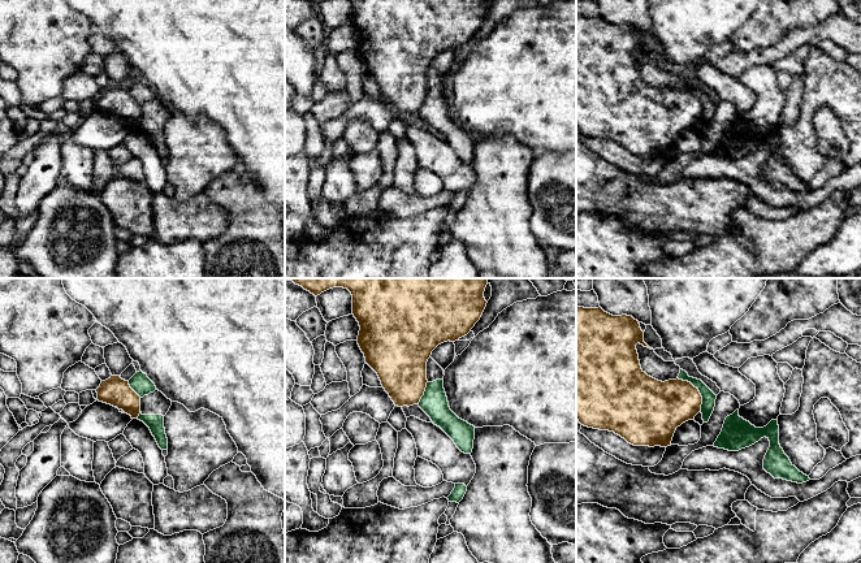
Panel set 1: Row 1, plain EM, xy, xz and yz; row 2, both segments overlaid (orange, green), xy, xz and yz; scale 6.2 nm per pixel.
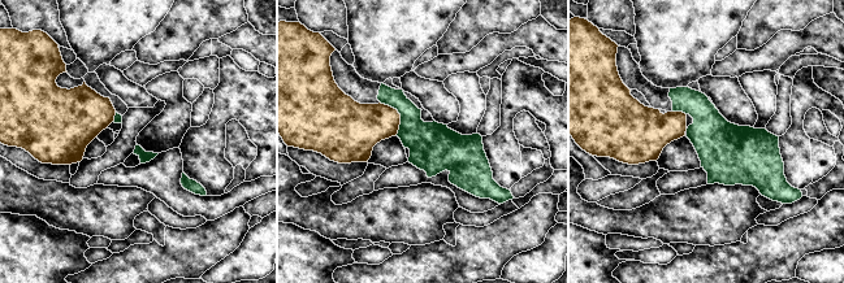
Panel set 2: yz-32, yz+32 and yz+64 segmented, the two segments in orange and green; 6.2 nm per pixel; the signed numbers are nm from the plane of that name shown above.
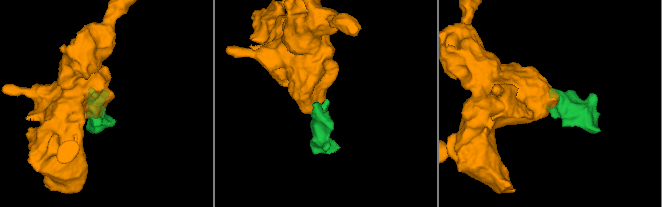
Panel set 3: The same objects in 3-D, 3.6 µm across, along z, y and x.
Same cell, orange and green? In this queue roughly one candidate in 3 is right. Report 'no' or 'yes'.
no

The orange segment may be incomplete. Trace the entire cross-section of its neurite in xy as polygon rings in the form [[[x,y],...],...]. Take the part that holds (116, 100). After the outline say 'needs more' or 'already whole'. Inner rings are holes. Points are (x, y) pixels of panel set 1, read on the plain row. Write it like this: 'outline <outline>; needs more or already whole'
outline [[[111,85],[101,90],[96,98],[98,109],[117,116],[131,127],[138,127],[140,122],[140,105],[130,96],[129,90],[120,85]]]; already whole

